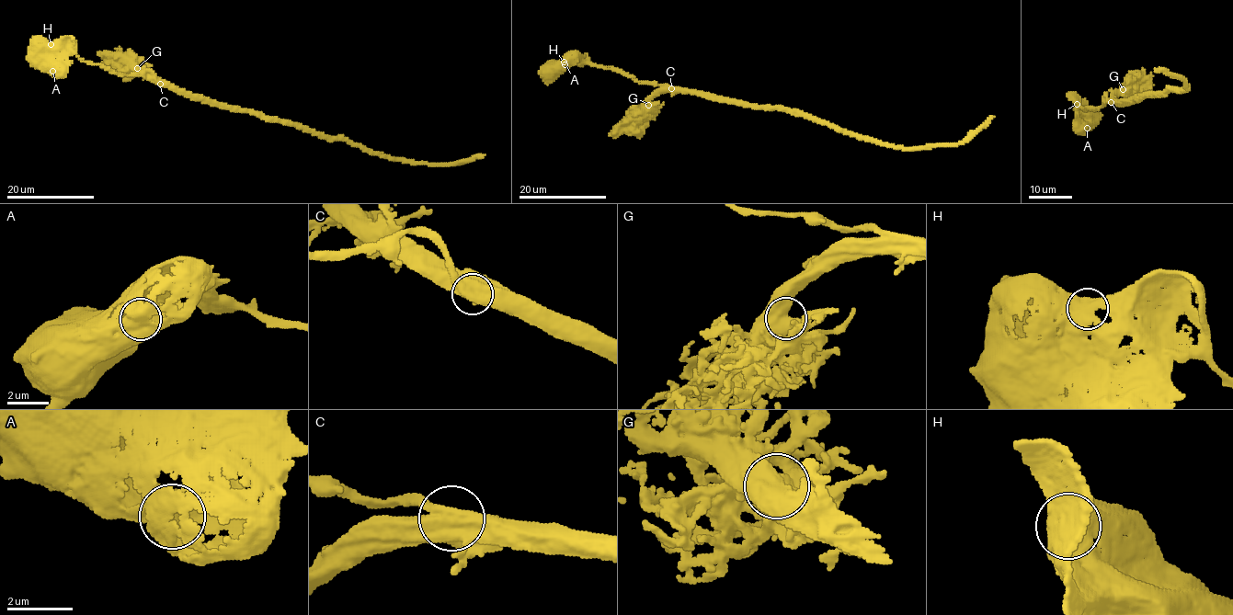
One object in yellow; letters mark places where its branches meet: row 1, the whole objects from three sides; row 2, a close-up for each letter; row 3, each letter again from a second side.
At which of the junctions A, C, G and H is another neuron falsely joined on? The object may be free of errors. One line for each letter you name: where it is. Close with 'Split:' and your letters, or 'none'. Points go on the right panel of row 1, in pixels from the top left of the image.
Split: none

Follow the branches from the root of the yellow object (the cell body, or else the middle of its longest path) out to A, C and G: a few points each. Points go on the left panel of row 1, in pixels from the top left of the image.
A: (37, 59), (53, 71)
C: (37, 59), (77, 54), (85, 61), (99, 63), (118, 74), (136, 74), (150, 71), (160, 84)
G: (37, 59), (77, 54), (118, 74), (150, 71), (155, 78), (137, 68)

